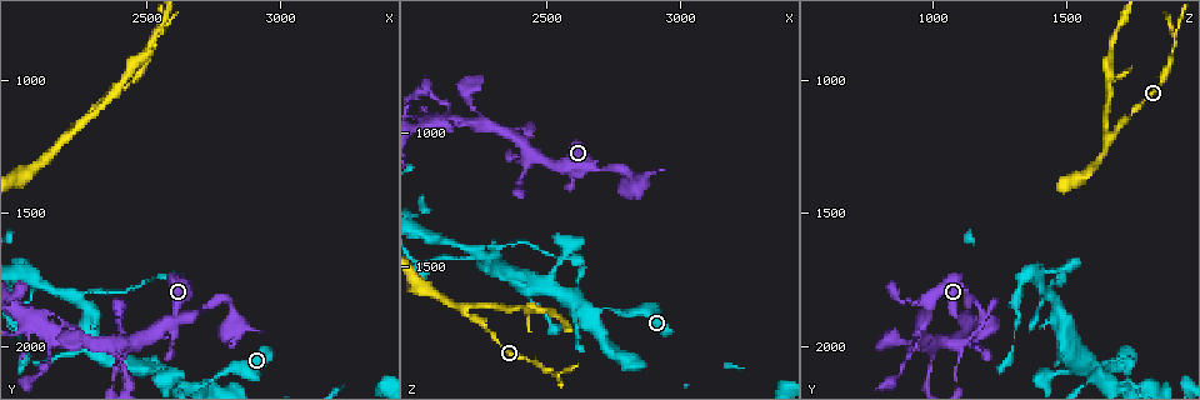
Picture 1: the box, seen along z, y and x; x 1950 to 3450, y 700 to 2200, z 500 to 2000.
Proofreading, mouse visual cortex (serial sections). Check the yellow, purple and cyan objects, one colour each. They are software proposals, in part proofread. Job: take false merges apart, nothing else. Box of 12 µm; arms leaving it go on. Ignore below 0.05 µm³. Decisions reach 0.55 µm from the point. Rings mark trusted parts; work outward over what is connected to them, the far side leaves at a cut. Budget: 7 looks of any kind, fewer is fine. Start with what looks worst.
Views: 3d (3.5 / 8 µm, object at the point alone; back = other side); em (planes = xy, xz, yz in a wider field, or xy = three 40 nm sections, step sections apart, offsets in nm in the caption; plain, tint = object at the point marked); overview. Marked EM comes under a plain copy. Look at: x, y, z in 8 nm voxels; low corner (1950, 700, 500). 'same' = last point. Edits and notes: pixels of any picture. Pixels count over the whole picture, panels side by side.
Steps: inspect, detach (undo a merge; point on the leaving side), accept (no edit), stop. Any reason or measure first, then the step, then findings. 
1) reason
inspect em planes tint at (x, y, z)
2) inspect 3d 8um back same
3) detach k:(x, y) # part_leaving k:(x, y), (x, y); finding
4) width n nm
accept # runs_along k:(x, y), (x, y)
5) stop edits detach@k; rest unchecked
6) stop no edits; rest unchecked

arms part here
inspect 3d 3.5um at (2200, 1220, 1680)

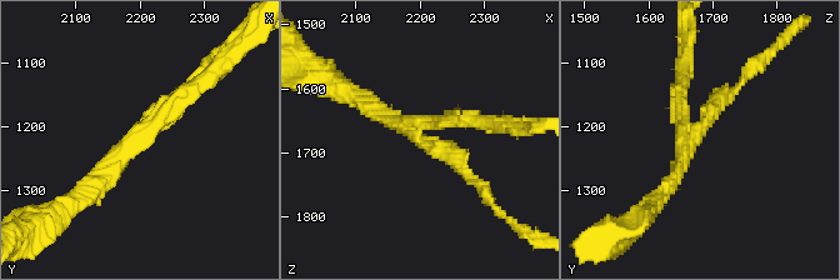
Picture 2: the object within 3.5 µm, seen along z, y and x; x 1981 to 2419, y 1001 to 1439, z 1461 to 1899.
arms 3; arm_widths 150, 200, 200 nm
inspect em xy step 3 tint at (2200, 1210, 1670)

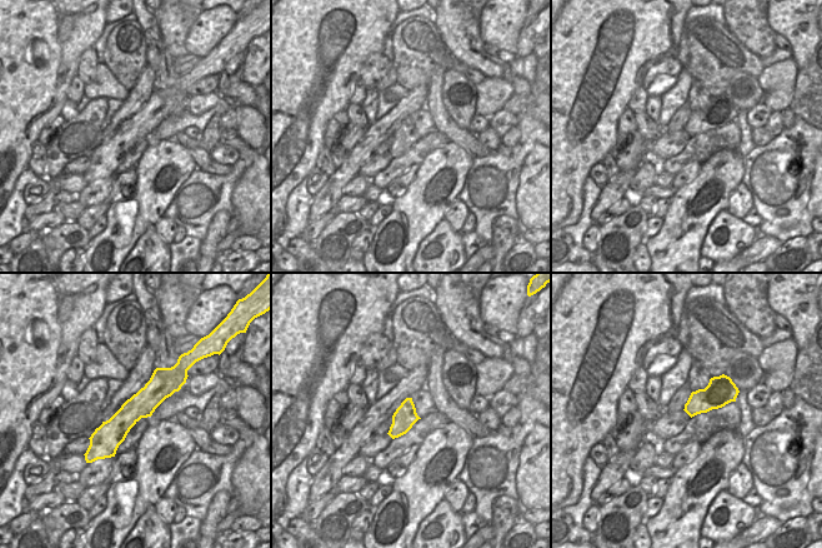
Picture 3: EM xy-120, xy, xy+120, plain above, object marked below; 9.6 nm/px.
accept # runs_along 3:(175, 384), (163, 384), (93, 448); one cell here

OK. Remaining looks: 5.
a narrow waist
inspect em xy step 2 tint at (2600, 2110, 1620)

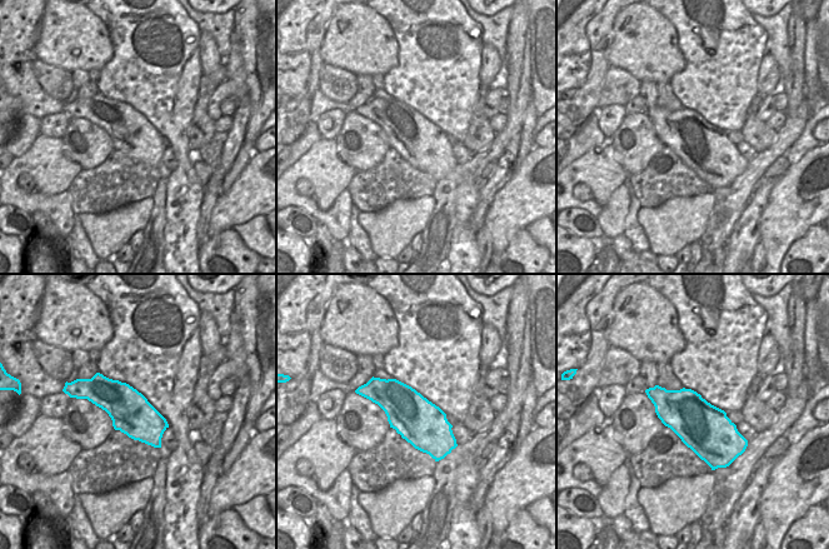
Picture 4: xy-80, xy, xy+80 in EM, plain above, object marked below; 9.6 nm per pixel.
wider look
inspect 3d 3.5um same

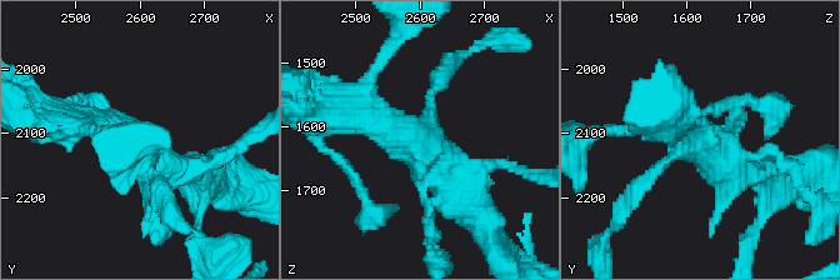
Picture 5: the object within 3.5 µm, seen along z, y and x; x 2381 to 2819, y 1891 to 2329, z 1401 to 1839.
arm_widths 150, 150, 300, 300 nm
accept # runs_along 5:(485, 166), (451, 170), (351, 113); one cell here

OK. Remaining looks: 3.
a fork
inspect 3d 3.5um at (2240, 1820, 1440)

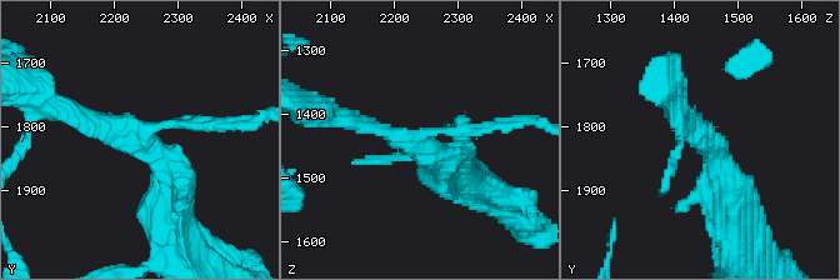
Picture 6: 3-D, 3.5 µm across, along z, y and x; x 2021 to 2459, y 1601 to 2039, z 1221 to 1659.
accept # runs_along 6:(168, 204), (168, 165), (129, 128), (64, 108); all the same cell

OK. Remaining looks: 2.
stop no edits; rest unchecked

